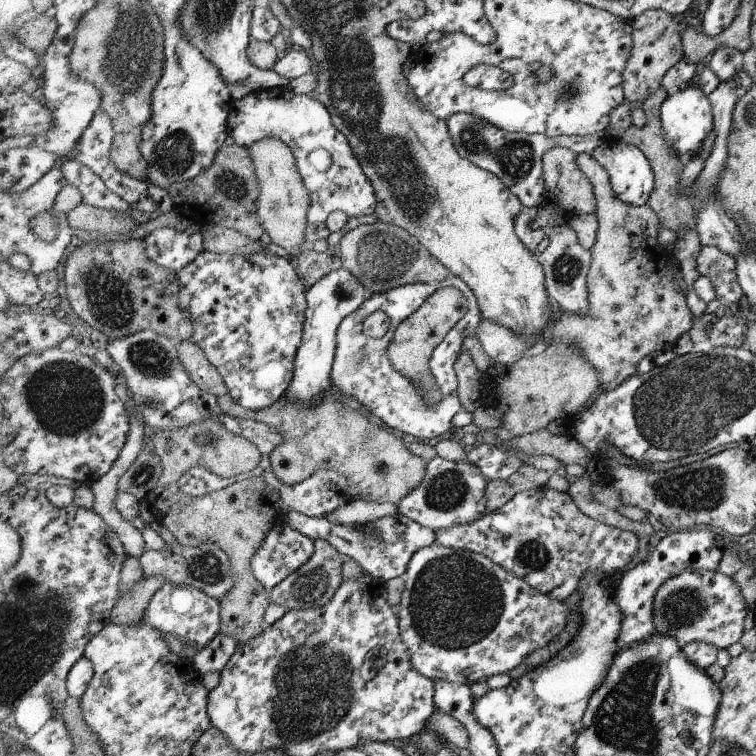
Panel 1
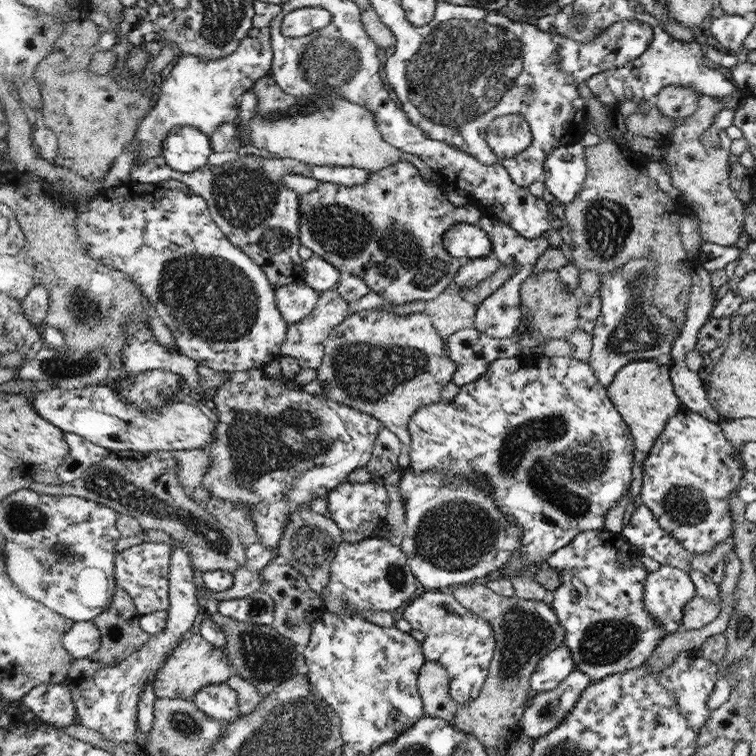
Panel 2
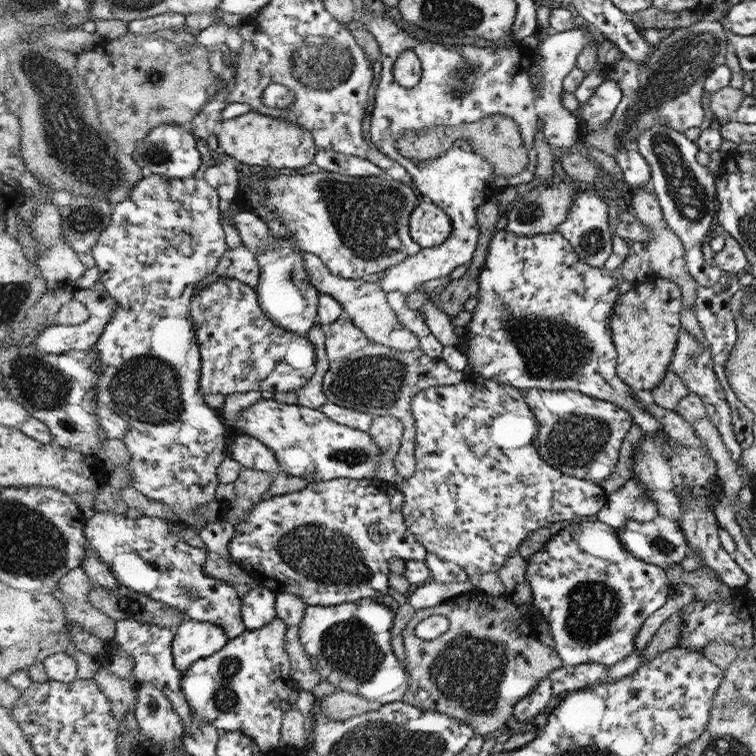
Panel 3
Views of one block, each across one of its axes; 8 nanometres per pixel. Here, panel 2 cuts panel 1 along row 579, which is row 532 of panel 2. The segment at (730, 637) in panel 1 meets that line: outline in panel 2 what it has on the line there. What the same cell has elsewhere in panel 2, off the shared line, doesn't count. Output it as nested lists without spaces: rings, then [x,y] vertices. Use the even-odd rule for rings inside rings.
[[[686,408],[668,419],[666,430],[655,442],[643,467],[640,499],[685,550],[705,554],[726,542],[732,532],[728,494],[740,488],[742,473],[743,459],[719,423]]]

